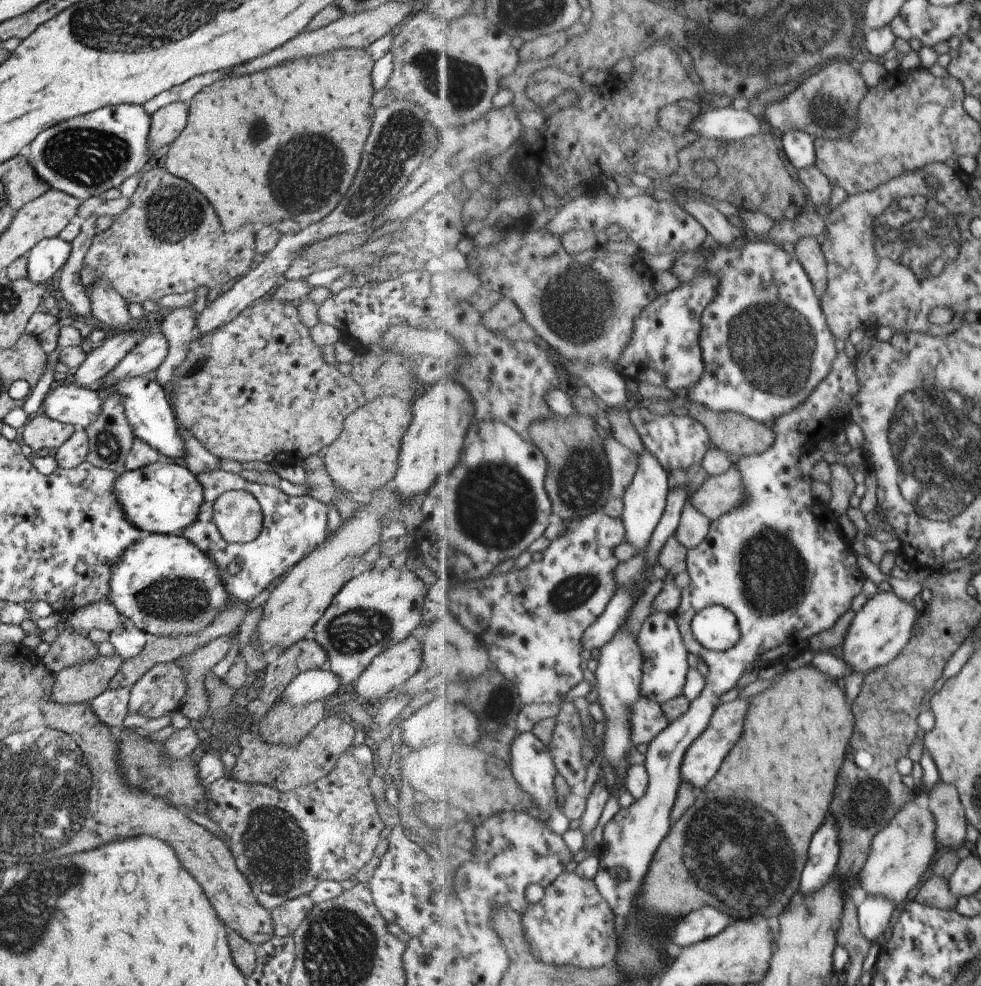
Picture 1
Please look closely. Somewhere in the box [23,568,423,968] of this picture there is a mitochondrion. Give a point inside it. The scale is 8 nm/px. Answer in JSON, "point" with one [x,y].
{"point":[275,857]}

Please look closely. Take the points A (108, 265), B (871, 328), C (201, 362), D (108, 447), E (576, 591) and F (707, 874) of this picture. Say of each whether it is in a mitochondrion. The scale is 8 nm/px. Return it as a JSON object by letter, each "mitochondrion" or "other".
{"A":"other","B":"other","C":"mitochondrion","D":"mitochondrion","E":"mitochondrion","F":"mitochondrion"}

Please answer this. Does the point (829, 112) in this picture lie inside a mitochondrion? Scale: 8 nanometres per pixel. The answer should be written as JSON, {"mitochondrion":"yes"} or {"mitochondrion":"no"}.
{"mitochondrion":"yes"}

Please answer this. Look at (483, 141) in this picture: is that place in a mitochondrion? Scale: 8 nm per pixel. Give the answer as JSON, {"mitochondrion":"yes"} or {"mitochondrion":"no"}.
{"mitochondrion":"no"}

